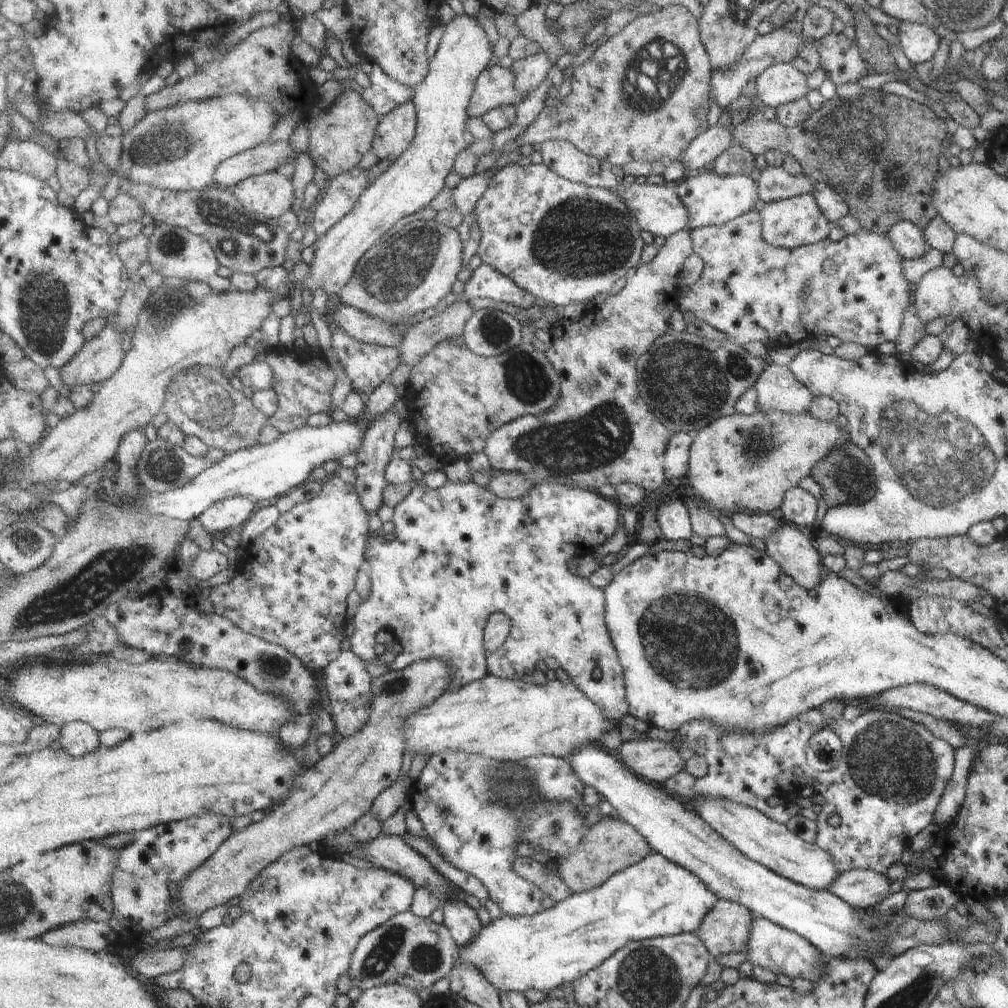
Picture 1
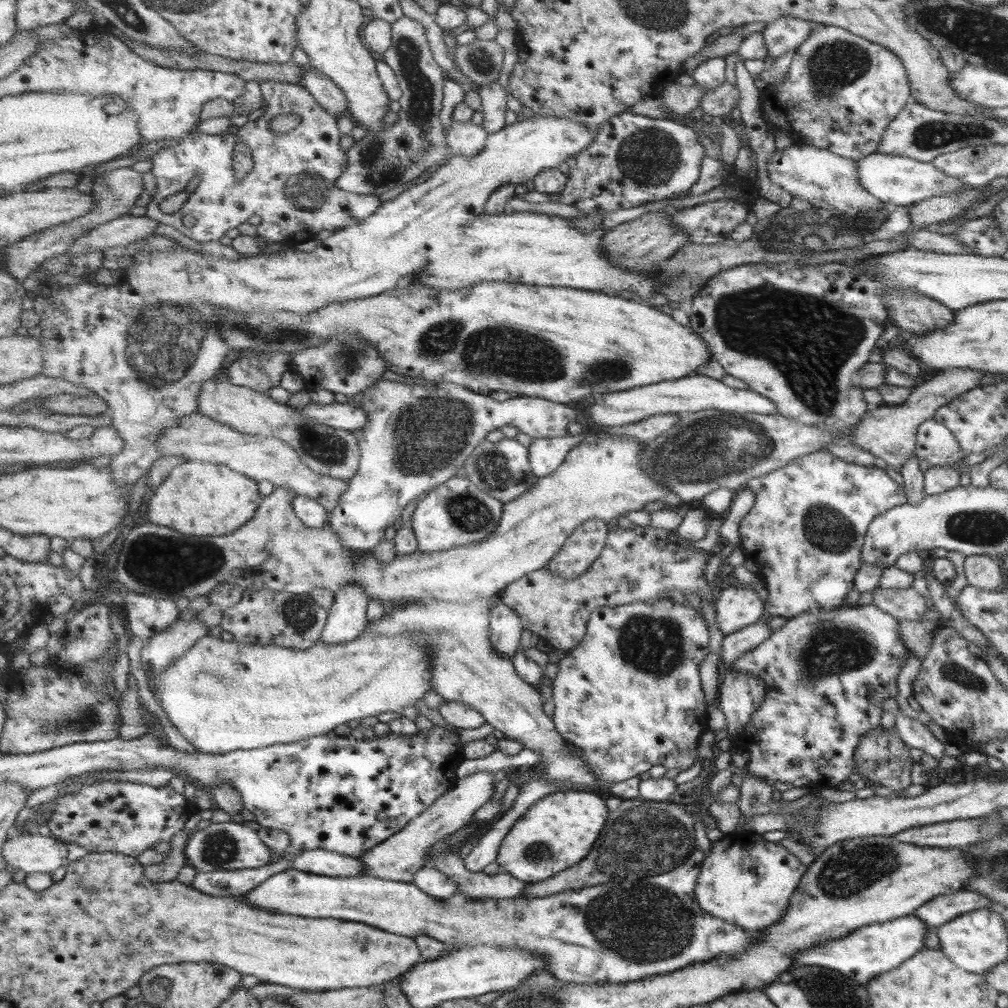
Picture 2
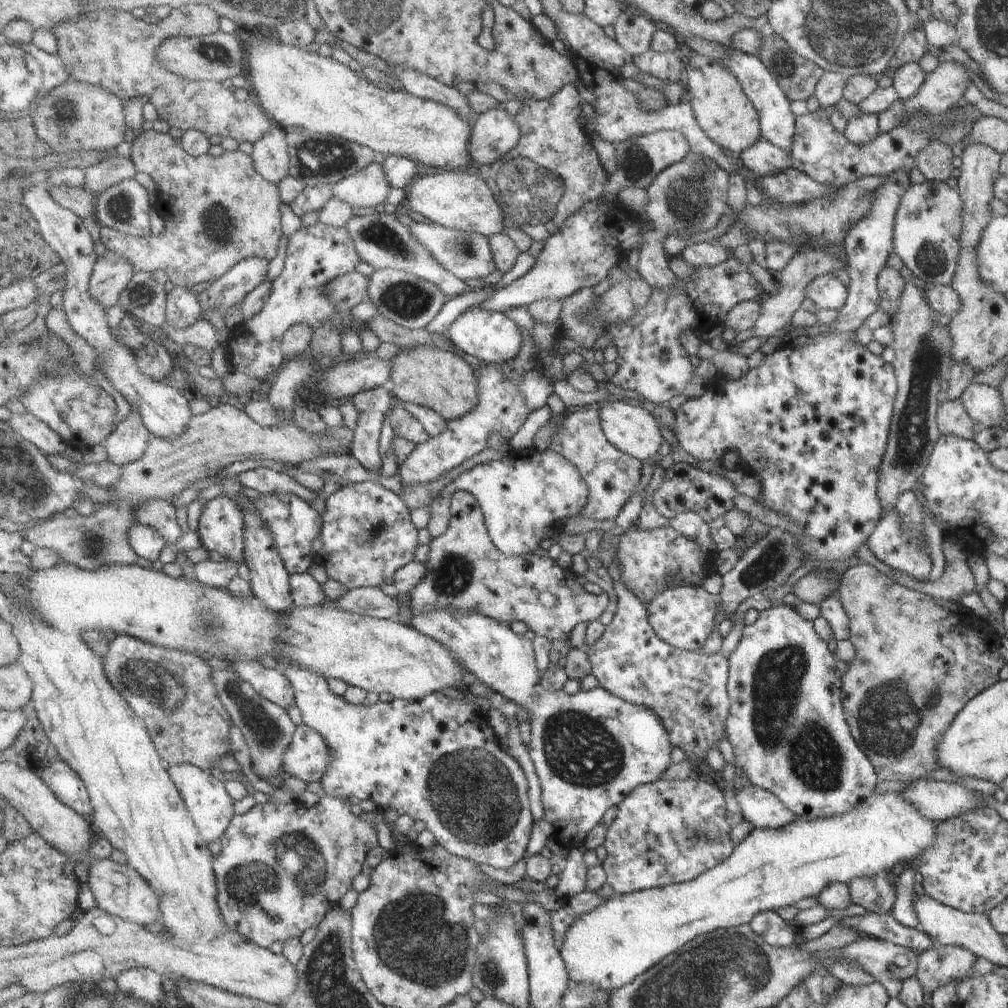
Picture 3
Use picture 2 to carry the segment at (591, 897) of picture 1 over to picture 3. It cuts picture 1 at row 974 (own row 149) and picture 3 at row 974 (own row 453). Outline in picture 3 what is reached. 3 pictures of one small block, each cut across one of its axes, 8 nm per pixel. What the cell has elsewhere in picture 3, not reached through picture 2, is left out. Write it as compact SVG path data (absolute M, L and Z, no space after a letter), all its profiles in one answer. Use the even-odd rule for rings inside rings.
M147 968L127 970L116 979L116 984L125 995L151 1006L157 1006L165 995L163 978Z

